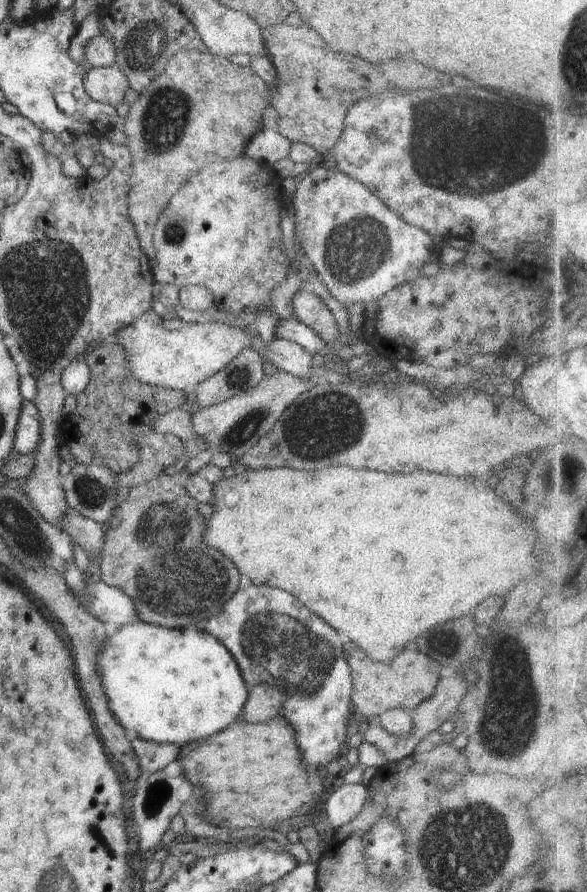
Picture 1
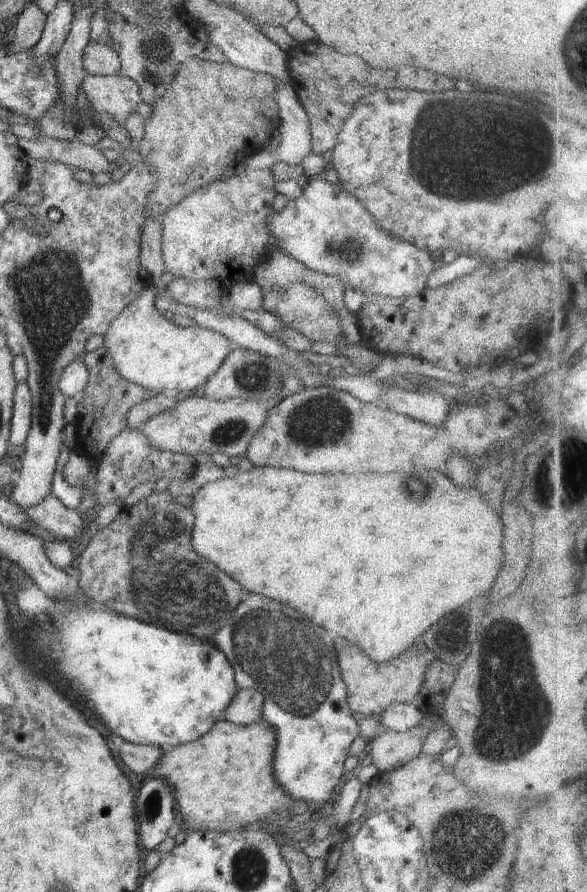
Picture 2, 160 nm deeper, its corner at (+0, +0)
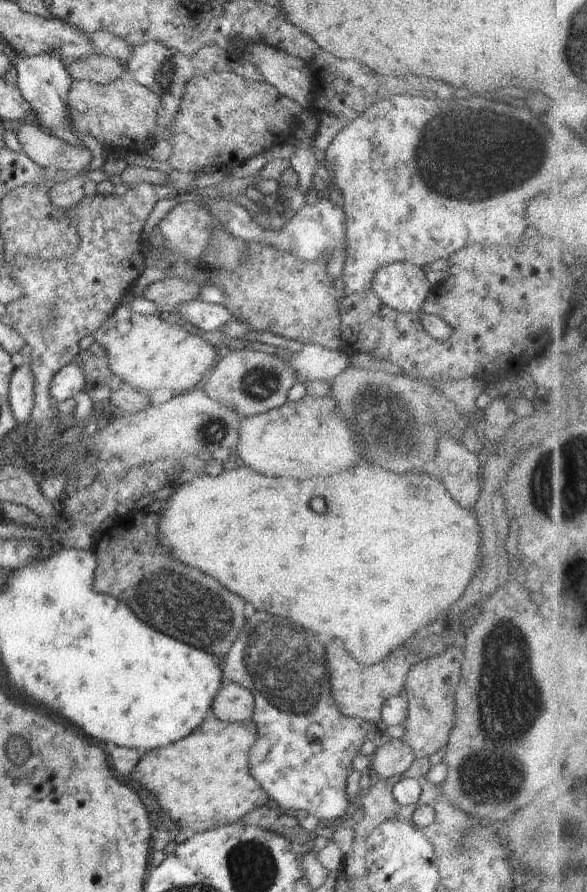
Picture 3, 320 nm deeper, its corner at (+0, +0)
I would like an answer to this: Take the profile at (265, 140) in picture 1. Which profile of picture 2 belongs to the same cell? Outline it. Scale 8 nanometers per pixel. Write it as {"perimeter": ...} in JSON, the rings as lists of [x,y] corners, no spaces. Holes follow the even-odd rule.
{"perimeter":[[[276,82],[274,86],[274,102],[278,106],[278,122],[280,122],[280,144],[270,150],[268,147],[255,152],[246,158],[244,162],[246,169],[272,169],[274,164],[280,162],[290,165],[301,165],[305,156],[310,155],[312,144],[310,144],[310,132],[308,132],[308,116],[304,108],[298,102],[298,96],[294,94],[290,84]]]}

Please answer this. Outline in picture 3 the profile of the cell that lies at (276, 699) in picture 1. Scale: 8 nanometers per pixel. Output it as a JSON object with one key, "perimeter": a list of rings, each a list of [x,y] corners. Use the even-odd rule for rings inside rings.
{"perimeter":[[[224,681],[211,704],[216,718],[229,723],[251,720],[255,712],[254,695],[239,684]]]}

